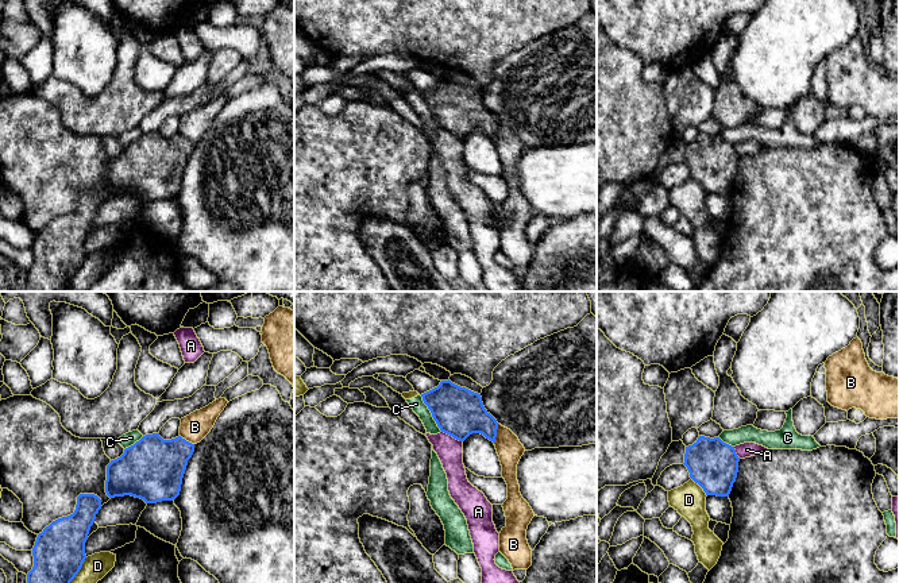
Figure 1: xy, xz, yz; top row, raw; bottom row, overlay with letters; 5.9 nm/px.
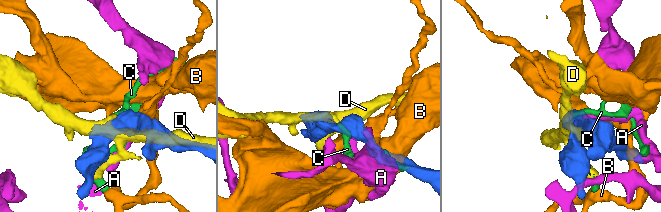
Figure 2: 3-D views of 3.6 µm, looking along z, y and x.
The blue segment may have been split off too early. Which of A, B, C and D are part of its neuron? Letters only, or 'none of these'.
B

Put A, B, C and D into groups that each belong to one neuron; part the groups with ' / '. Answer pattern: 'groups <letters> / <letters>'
groups A / B / C D

